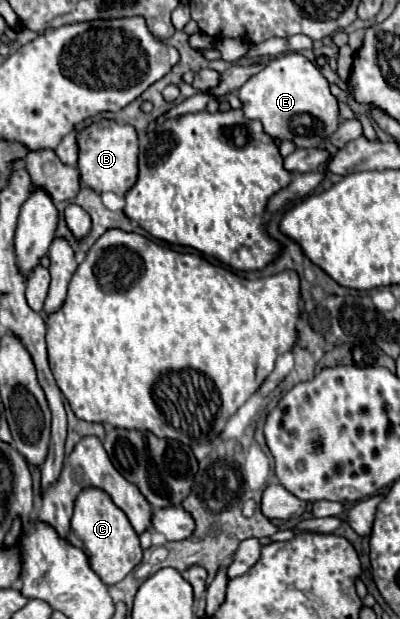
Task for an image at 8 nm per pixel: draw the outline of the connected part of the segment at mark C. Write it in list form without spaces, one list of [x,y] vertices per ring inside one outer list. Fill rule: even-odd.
[[[90,487],[90,489],[84,489],[76,497],[72,527],[70,527],[70,533],[68,533],[66,539],[86,553],[92,571],[106,585],[120,583],[142,561],[142,547],[140,547],[138,535],[132,529],[128,517],[100,489]]]

